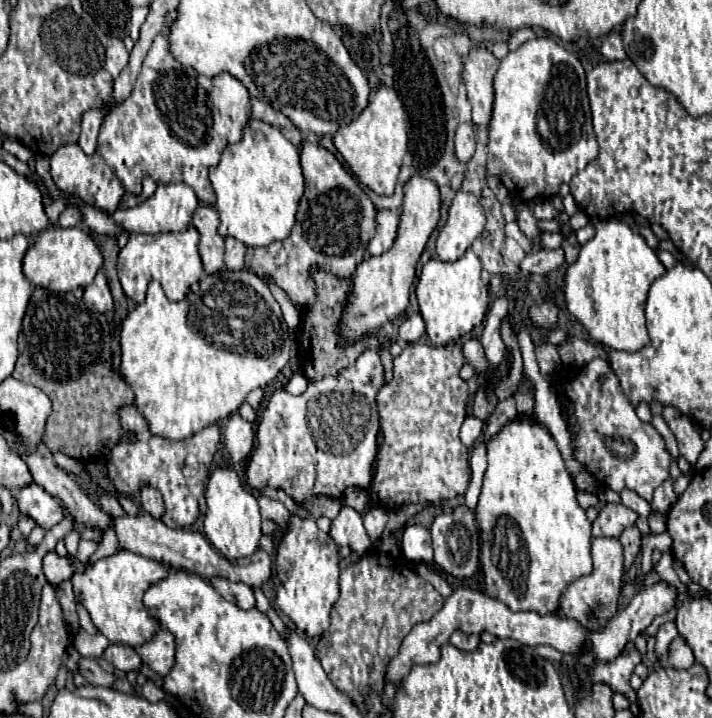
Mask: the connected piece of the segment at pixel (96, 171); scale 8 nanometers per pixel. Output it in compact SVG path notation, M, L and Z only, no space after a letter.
M62 145L50 157L50 173L52 173L52 179L60 191L70 191L70 193L78 195L82 201L96 205L104 211L120 209L120 201L122 201L122 195L126 191L124 191L120 179L104 163L104 159L98 151L94 155L84 155L84 151L78 145Z

